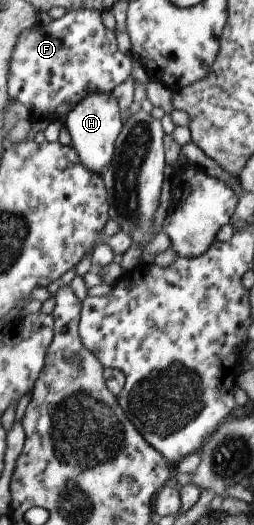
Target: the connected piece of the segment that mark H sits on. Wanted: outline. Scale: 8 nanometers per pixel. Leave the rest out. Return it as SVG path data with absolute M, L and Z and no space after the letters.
M89 93L69 111L64 121L65 129L69 131L71 145L77 151L81 165L87 167L91 173L101 176L111 165L116 139L122 131L122 123L117 99L107 93Z

